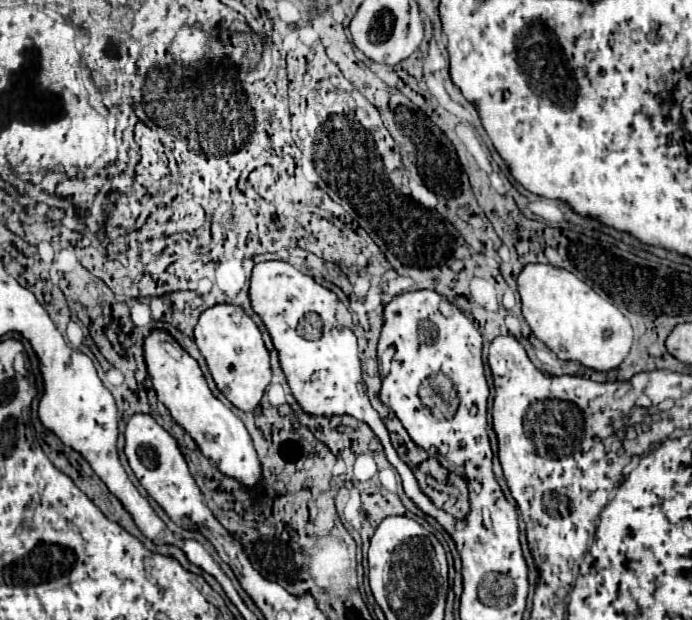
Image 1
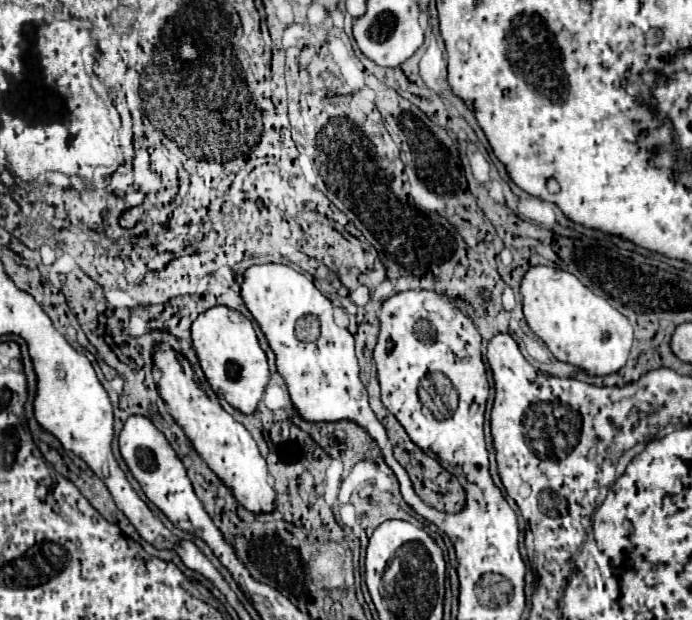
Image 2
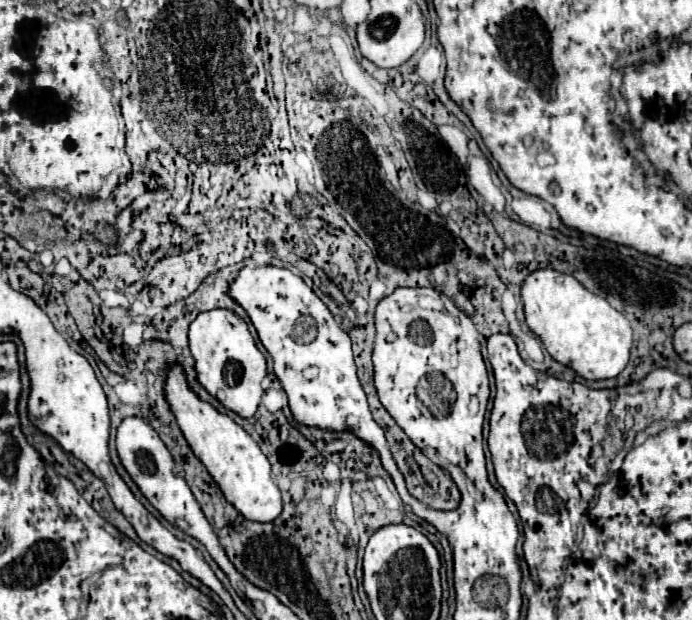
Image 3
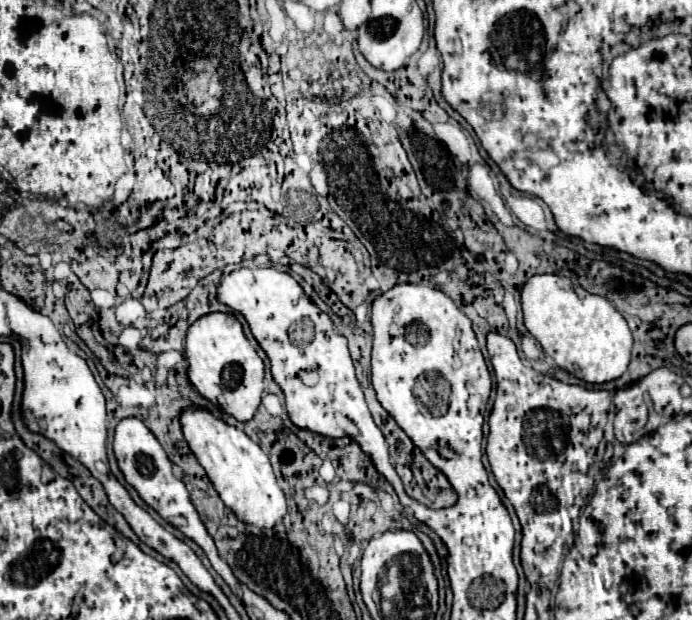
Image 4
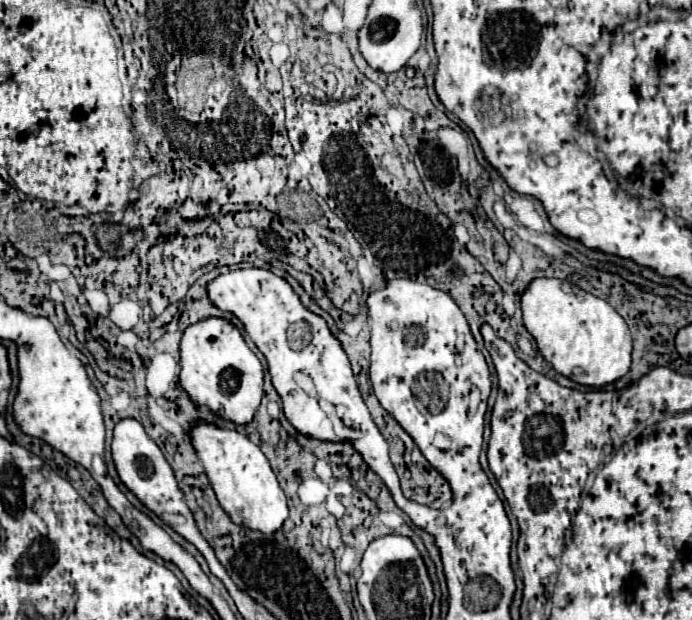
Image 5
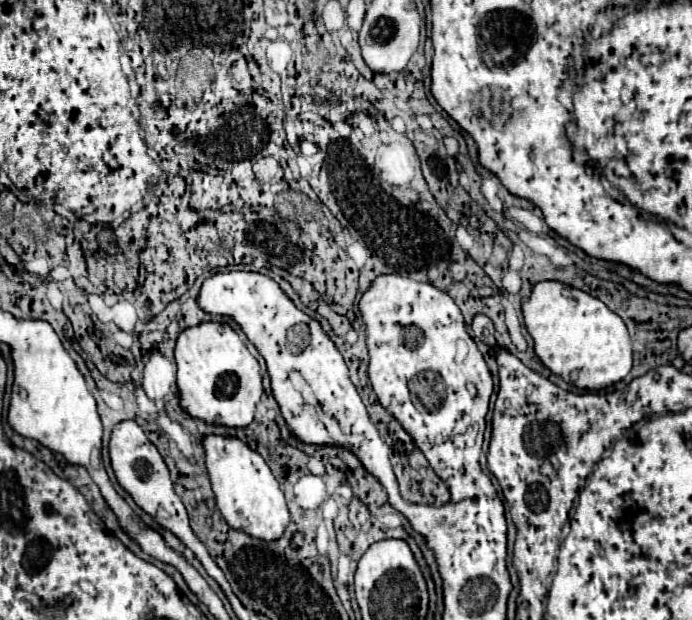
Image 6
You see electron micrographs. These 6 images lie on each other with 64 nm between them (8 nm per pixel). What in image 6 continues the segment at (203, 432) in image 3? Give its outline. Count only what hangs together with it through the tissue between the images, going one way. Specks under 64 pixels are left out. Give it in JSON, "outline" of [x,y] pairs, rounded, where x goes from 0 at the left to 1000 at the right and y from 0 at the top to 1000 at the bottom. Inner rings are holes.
{"outline":[[[301,700],[292,706],[292,719],[298,732],[298,755],[306,777],[306,790],[312,797],[312,813],[327,842],[335,852],[350,855],[367,868],[405,868],[419,842],[419,826],[405,781],[390,761],[382,739],[341,703]]]}

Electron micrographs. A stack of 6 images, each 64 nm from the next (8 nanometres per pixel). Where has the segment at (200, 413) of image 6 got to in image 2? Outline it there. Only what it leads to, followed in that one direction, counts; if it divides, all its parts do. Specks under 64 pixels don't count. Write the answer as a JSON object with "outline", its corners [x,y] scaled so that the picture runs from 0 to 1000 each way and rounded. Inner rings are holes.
{"outline":[[[309,494],[292,503],[277,523],[277,552],[309,632],[341,661],[364,668],[390,613],[387,577],[373,555],[364,519],[344,500],[329,494]]]}

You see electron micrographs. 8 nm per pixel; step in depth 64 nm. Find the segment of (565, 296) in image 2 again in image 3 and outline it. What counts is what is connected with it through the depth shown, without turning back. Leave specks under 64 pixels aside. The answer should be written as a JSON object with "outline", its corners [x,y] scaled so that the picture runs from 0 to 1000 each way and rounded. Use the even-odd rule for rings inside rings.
{"outline":[[[772,435],[754,458],[760,523],[786,552],[798,577],[824,590],[847,613],[873,613],[893,606],[910,574],[910,519],[887,500],[873,481],[850,471],[829,445],[803,435]]]}

